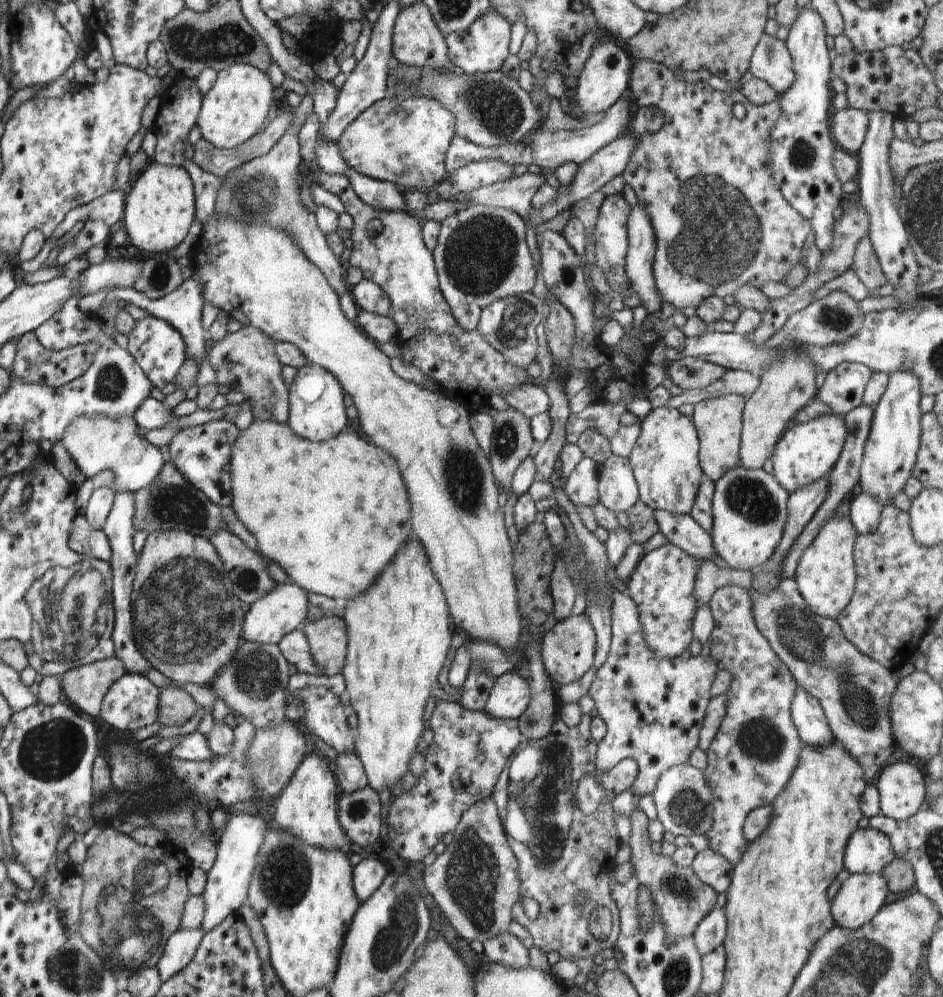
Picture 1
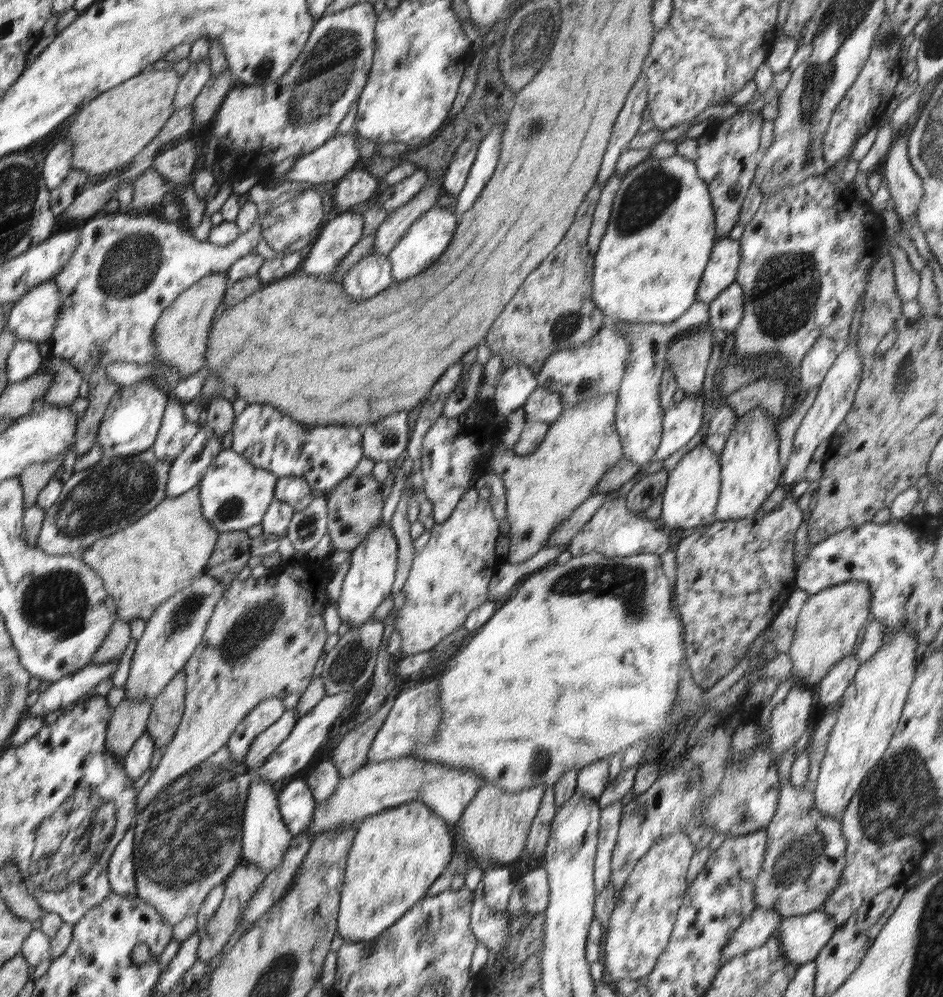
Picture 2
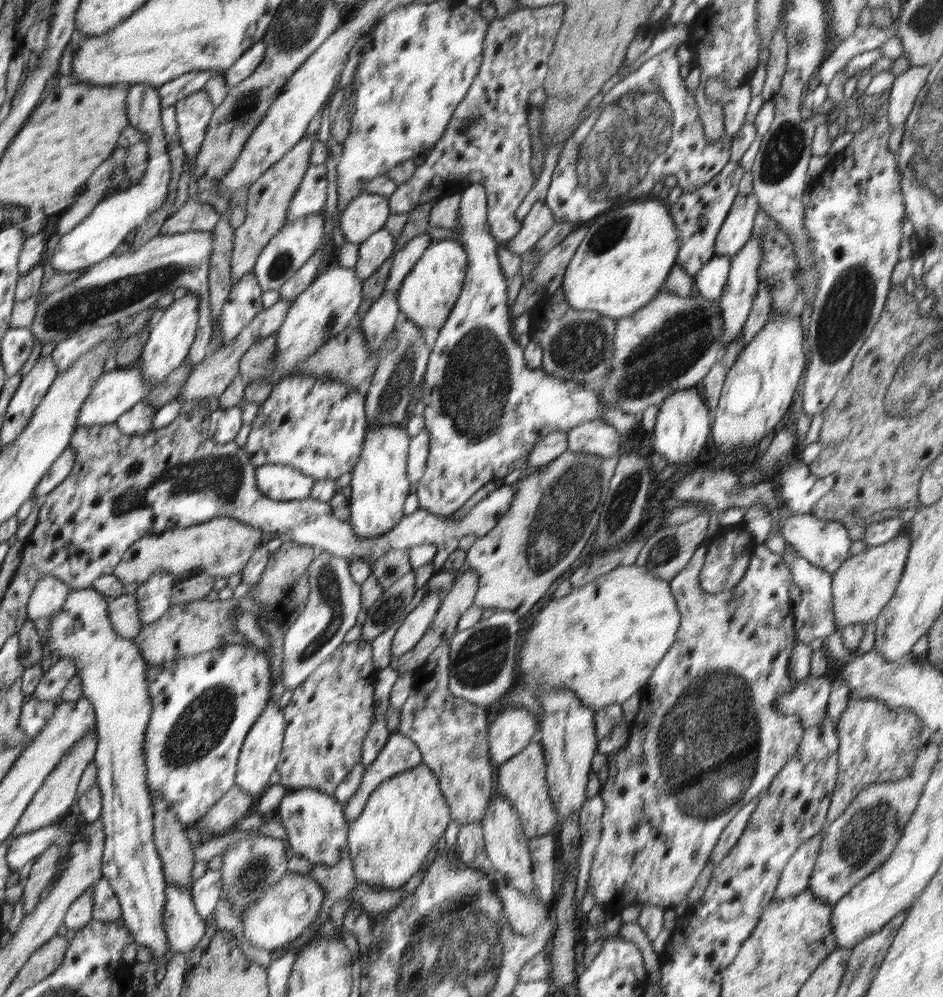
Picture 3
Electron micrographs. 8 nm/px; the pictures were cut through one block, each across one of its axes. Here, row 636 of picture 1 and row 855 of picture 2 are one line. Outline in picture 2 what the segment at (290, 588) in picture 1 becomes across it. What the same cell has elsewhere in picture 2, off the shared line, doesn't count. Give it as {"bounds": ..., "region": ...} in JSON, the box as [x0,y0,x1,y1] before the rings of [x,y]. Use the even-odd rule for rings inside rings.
{"bounds":[242,775,292,876],"region":[[[256,775],[249,786],[245,807],[243,808],[242,819],[242,858],[250,861],[250,864],[258,866],[266,876],[280,868],[280,861],[286,852],[292,834],[282,820],[278,806],[278,793],[273,789],[273,784],[262,780]]]}

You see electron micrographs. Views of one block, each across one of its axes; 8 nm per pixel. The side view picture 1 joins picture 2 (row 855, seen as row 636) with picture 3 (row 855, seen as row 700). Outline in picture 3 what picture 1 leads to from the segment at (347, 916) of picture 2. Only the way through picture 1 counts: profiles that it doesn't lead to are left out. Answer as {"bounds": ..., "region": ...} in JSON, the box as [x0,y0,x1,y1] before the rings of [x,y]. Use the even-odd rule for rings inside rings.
{"bounds":[345,763,451,889],"region":[[[420,763],[383,780],[372,791],[363,811],[349,826],[345,853],[352,860],[354,876],[360,883],[398,889],[417,871],[423,870],[428,852],[451,821],[450,809],[439,785],[430,767]]]}

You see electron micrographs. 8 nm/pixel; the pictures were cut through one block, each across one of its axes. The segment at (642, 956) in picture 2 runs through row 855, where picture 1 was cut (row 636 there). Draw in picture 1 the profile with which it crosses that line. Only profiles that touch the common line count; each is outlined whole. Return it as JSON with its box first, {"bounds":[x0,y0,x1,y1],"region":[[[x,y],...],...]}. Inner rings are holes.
{"bounds":[626,543,701,658],"region":[[[672,543],[662,544],[642,554],[626,581],[627,593],[640,614],[646,646],[658,658],[676,658],[687,654],[693,639],[691,627],[697,610],[694,587],[701,562]]]}

